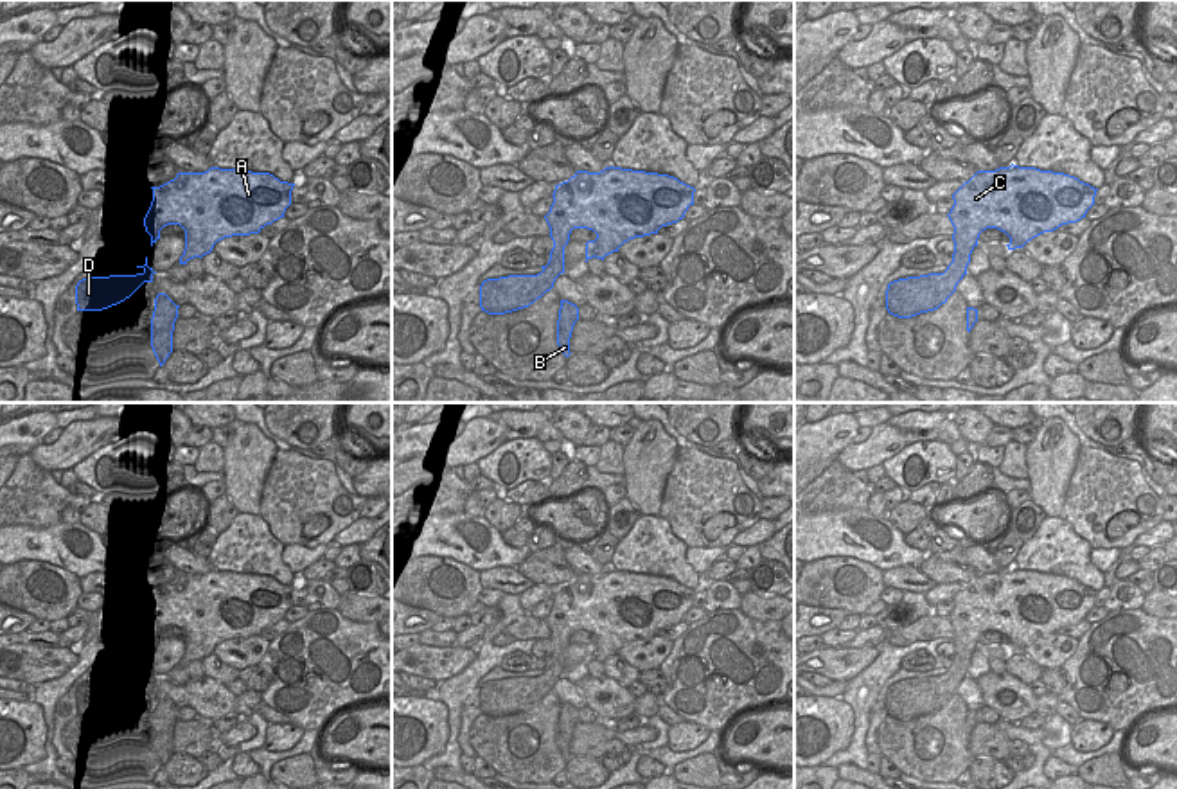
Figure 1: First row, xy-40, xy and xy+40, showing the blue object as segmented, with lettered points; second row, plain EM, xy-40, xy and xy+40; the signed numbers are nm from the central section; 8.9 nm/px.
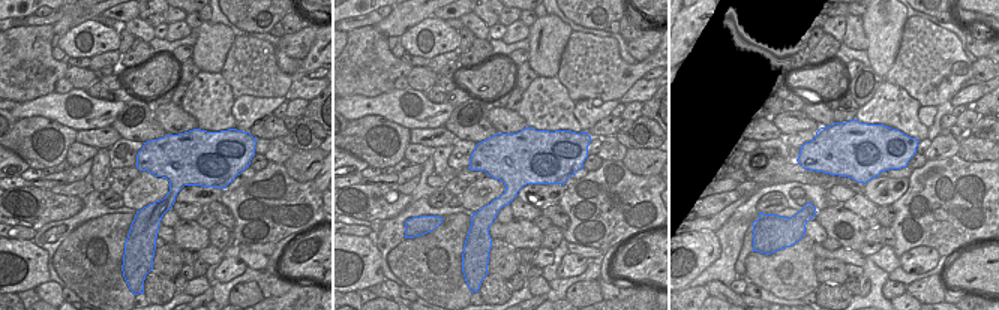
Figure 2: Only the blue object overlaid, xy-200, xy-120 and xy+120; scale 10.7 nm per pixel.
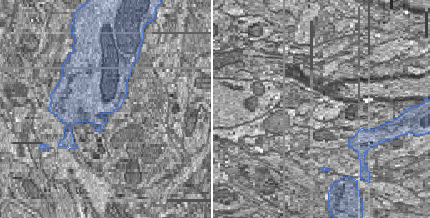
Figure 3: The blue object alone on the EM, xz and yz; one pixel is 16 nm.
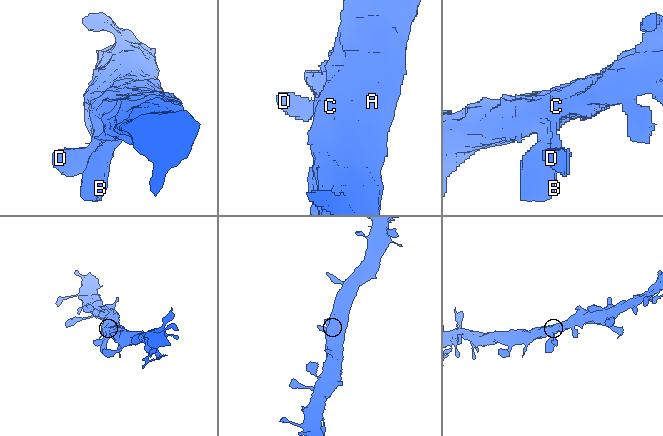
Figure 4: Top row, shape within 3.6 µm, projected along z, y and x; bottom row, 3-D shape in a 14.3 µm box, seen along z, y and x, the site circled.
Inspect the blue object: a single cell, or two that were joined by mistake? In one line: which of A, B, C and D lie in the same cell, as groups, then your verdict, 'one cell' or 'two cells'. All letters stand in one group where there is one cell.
groups A B C D; one cell

